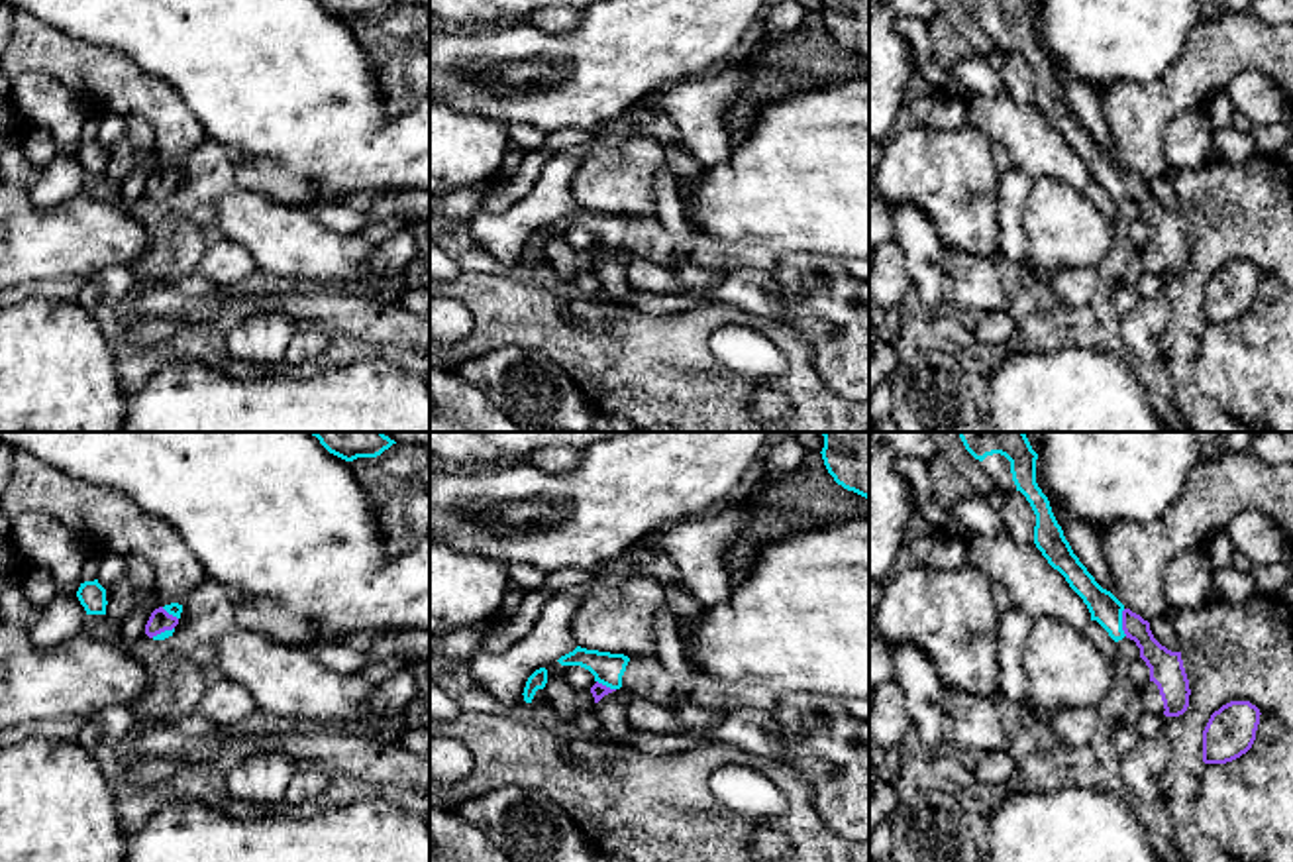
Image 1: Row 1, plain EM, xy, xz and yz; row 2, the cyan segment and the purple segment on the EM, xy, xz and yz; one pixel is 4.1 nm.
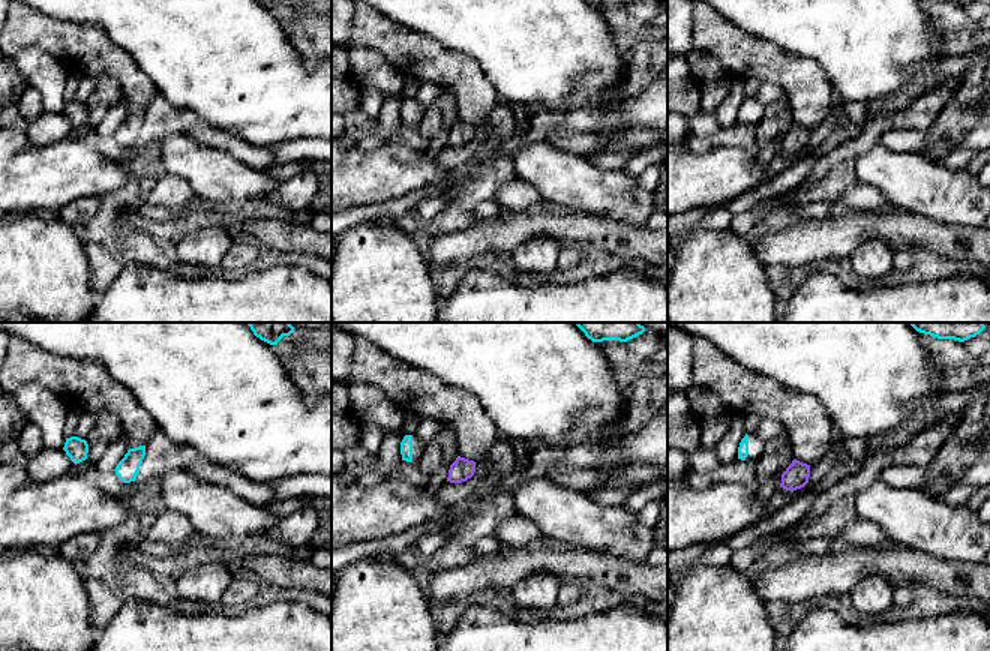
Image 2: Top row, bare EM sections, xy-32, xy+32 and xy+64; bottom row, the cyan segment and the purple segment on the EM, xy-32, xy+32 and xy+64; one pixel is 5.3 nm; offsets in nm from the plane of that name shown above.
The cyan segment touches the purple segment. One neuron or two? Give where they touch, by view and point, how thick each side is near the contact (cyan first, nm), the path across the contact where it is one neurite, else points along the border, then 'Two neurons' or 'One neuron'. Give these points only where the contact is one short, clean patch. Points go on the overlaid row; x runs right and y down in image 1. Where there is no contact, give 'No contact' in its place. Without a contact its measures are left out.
Touches cyan at yz (1121, 623). Thickness 120 nm (cyan) against 130 nm. Path across: yz (1103, 605), (1121, 623), (1164, 664). One neuron

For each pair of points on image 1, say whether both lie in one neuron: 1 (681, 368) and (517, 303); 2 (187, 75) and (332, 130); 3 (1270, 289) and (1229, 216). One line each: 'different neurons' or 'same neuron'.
1: same neuron
2: same neuron
3: different neurons

